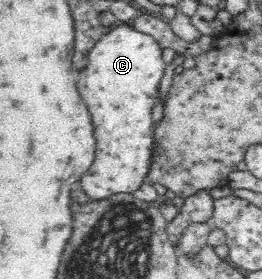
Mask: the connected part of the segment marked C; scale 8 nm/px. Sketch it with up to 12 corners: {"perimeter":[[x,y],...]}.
{"perimeter":[[117,23],[77,89],[97,155],[91,199],[131,194],[153,157],[162,47]]}

